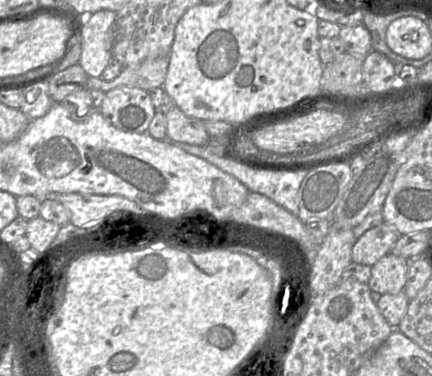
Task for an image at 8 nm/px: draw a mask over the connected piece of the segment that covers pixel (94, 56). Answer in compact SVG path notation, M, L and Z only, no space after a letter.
M99 10L89 20L83 20L81 28L81 55L79 64L90 77L100 77L113 58L114 25L117 13L112 10Z

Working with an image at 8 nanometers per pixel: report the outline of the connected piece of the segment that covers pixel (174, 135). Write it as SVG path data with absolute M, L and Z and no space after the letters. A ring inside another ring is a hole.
M174 106L165 117L166 137L169 140L196 146L206 145L209 134L206 131L203 121L187 117L176 106Z

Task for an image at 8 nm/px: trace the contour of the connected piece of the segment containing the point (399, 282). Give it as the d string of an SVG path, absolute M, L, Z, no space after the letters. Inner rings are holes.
M392 253L379 259L371 267L371 277L368 285L371 291L384 294L397 294L404 290L410 260Z

